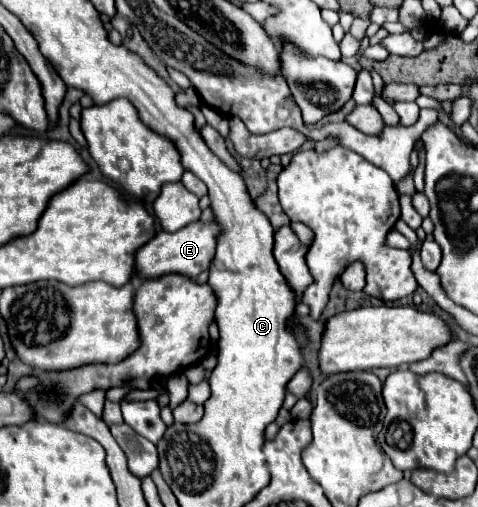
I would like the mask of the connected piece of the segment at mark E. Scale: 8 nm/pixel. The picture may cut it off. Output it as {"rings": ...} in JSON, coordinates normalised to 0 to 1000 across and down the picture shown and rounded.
{"rings":[[[410,434],[372,458],[343,458],[343,454],[331,458],[310,481],[301,481],[285,497],[289,544],[301,552],[301,548],[335,548],[343,540],[372,536],[372,540],[410,548],[418,536],[427,536],[439,525],[456,465],[460,465],[460,442],[452,434],[439,434],[439,438]]]}

